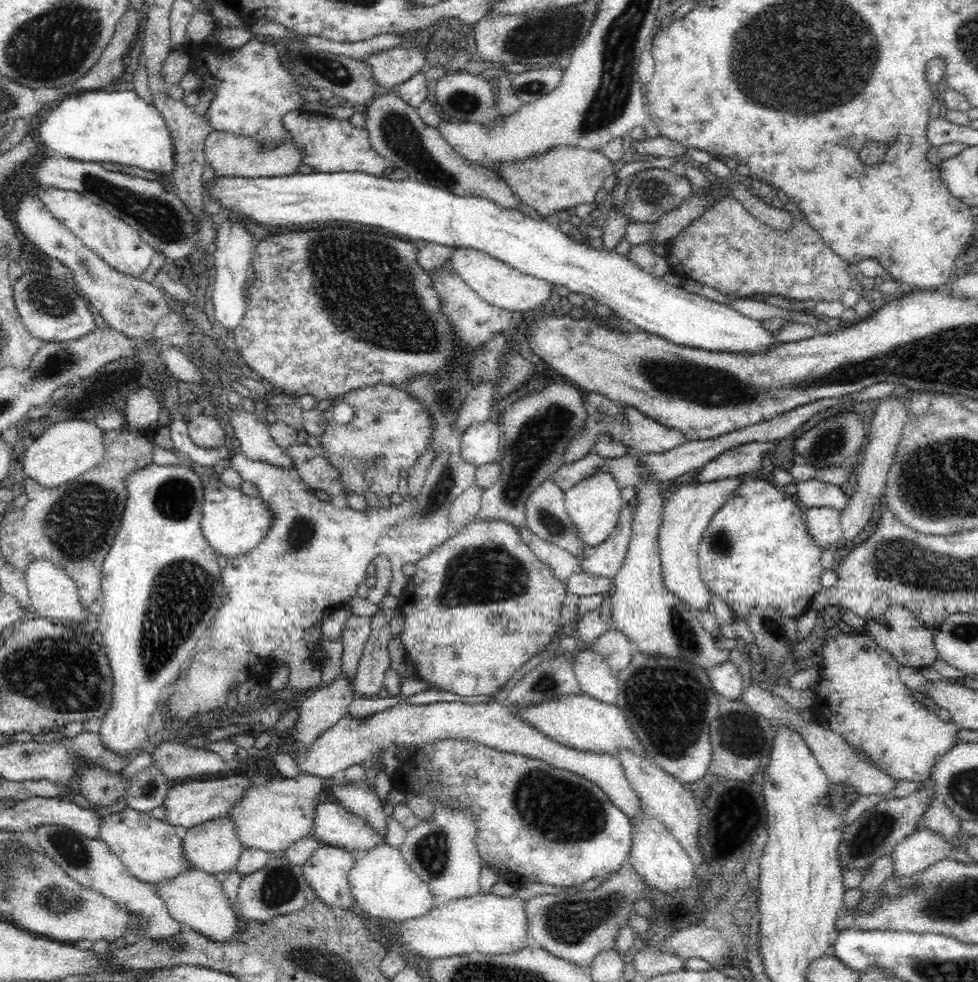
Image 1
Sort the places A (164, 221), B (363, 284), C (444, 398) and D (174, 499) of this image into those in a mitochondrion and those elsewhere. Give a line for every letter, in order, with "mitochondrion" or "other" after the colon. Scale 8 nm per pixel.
A: mitochondrion
B: mitochondrion
C: mitochondrion
D: mitochondrion

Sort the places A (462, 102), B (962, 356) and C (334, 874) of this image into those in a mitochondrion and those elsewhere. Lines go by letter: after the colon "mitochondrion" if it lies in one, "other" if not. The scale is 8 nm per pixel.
A: mitochondrion
B: mitochondrion
C: other

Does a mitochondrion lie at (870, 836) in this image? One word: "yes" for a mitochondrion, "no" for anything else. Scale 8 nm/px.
yes

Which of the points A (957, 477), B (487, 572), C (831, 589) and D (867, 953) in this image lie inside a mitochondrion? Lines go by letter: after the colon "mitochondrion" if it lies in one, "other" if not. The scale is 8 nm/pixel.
A: mitochondrion
B: mitochondrion
C: other
D: mitochondrion

